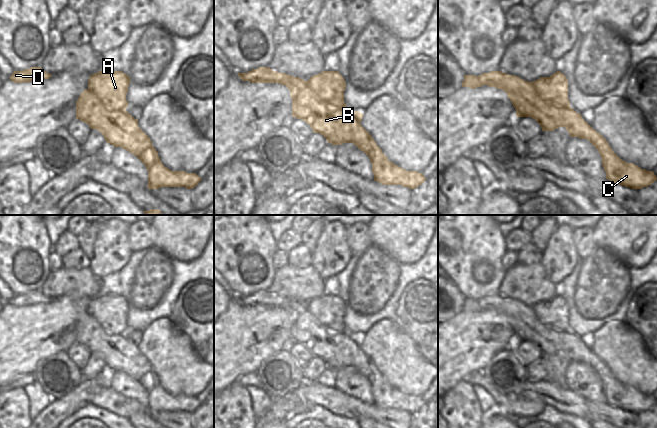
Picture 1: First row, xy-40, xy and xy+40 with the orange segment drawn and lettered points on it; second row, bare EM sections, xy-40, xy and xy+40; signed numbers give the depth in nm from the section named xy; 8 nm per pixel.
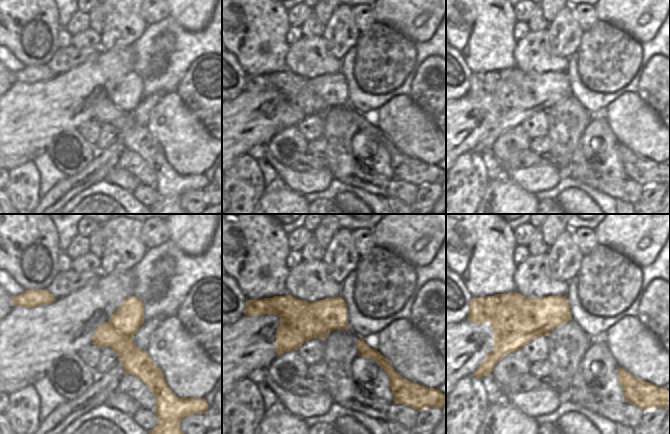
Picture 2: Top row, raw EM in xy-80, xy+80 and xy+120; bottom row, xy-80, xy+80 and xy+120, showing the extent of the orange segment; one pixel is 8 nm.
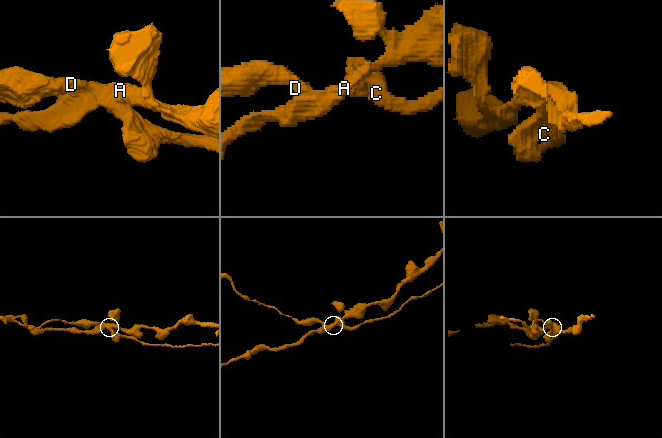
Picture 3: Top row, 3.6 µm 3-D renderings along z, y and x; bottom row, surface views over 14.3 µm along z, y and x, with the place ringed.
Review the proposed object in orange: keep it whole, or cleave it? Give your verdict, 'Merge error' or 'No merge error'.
Merge error.

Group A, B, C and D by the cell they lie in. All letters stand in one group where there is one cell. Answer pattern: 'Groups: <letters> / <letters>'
Groups: A / B C D.

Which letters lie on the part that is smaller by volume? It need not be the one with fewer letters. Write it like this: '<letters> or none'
B, C, D

